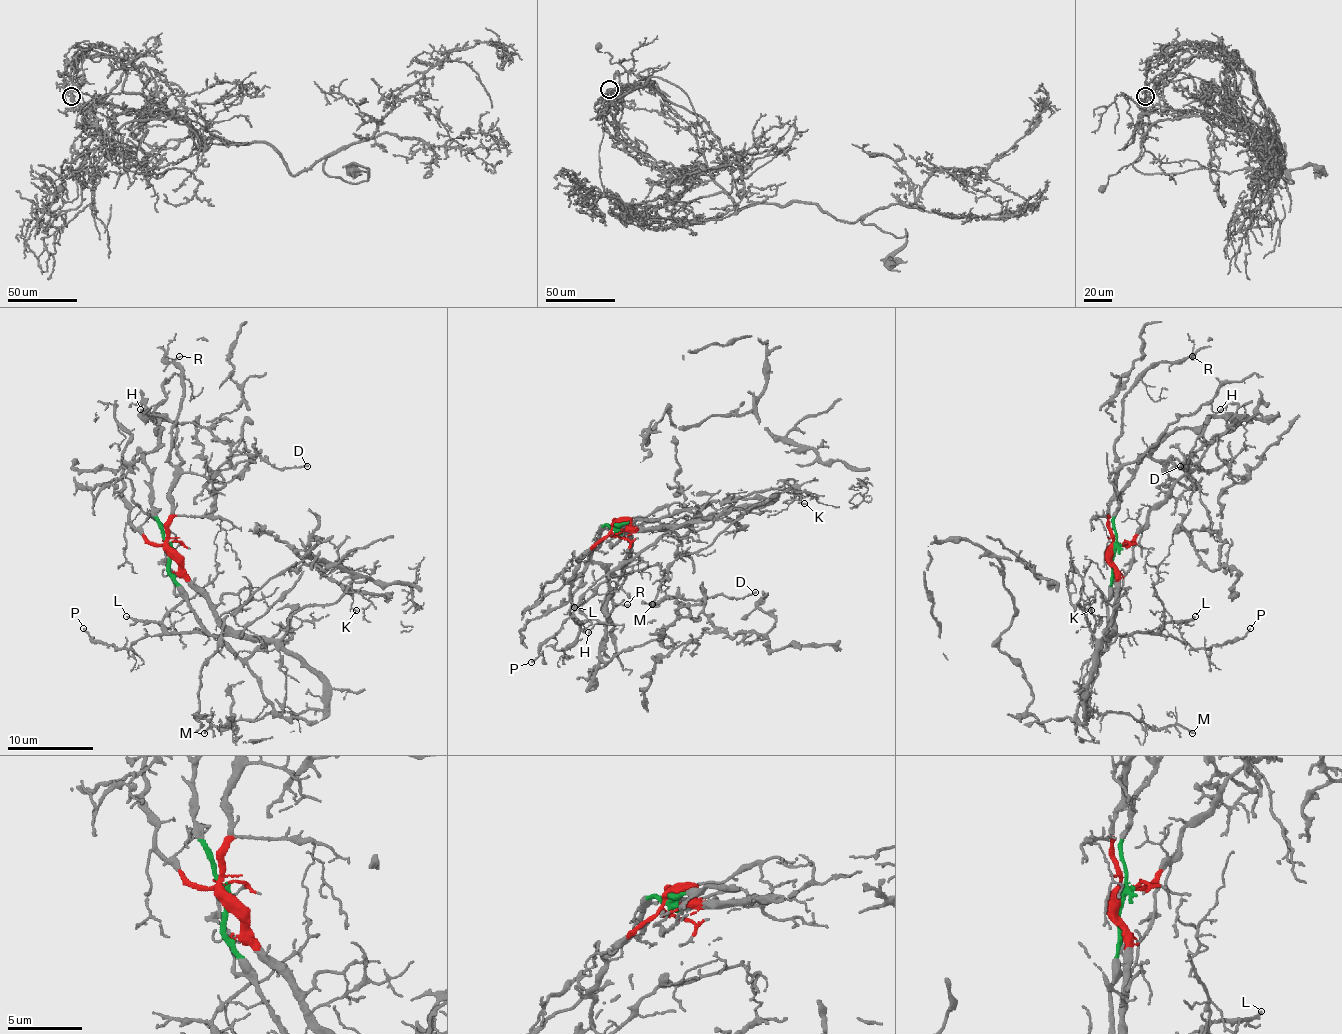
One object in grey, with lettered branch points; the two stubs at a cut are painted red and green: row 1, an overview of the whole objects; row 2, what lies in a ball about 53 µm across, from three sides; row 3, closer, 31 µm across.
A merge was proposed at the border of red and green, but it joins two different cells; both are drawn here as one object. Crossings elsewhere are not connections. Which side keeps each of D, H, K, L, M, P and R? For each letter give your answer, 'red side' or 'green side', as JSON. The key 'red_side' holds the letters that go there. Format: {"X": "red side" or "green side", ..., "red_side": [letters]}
{"D": "green side", "H": "red side", "K": "red side", "L": "red side", "M": "red side", "P": "red side", "R": "red side", "red_side": ["H", "K", "L", "M", "P", "R"]}

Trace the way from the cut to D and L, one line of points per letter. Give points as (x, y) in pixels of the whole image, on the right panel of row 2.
D: (1113, 550), (1119, 491), (1141, 461), (1178, 429), (1210, 418), (1247, 418), (1189, 455), (1186, 468), (1180, 466)
L: (1113, 550), (1115, 632), (1158, 632), (1167, 623), (1189, 621), (1195, 617)

